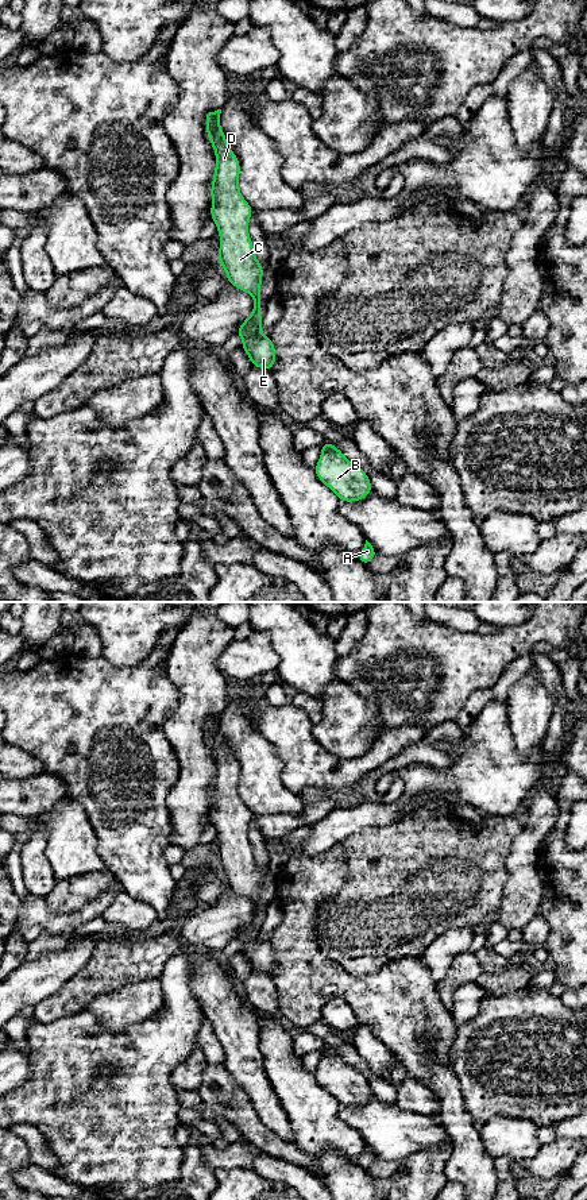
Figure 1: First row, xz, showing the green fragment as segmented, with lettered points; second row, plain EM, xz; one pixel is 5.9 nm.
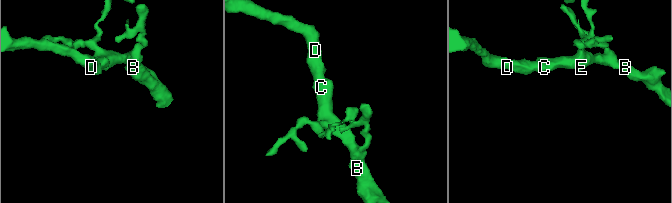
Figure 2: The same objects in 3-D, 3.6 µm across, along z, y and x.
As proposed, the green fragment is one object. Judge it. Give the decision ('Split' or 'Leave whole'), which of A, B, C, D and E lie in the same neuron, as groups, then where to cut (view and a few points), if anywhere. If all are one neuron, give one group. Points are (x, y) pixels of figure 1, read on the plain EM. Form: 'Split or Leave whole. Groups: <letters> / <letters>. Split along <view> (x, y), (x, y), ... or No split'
Leave whole. Groups: A B C D E. No split

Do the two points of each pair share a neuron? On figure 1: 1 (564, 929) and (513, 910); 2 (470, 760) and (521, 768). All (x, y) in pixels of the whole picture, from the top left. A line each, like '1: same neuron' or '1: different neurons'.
1: different neurons
2: same neuron

